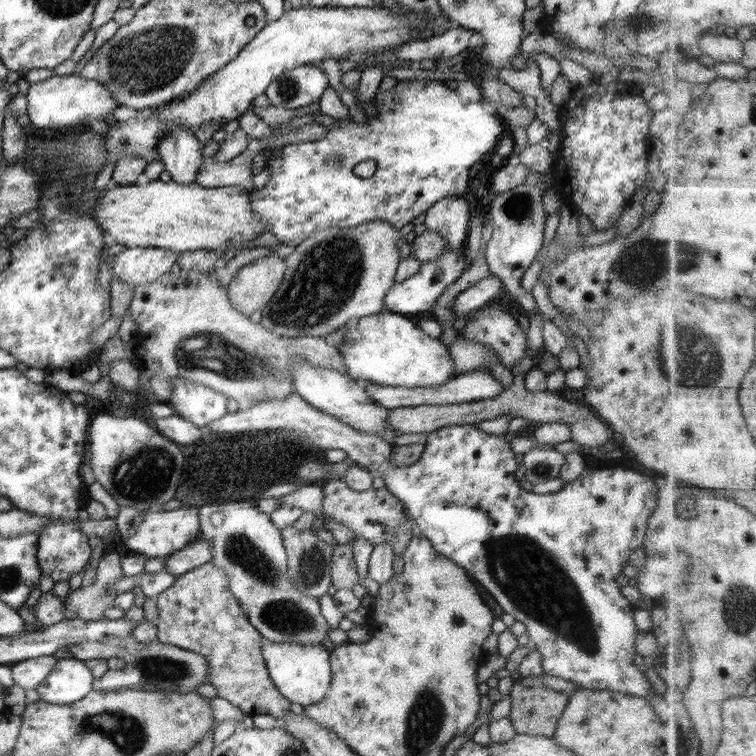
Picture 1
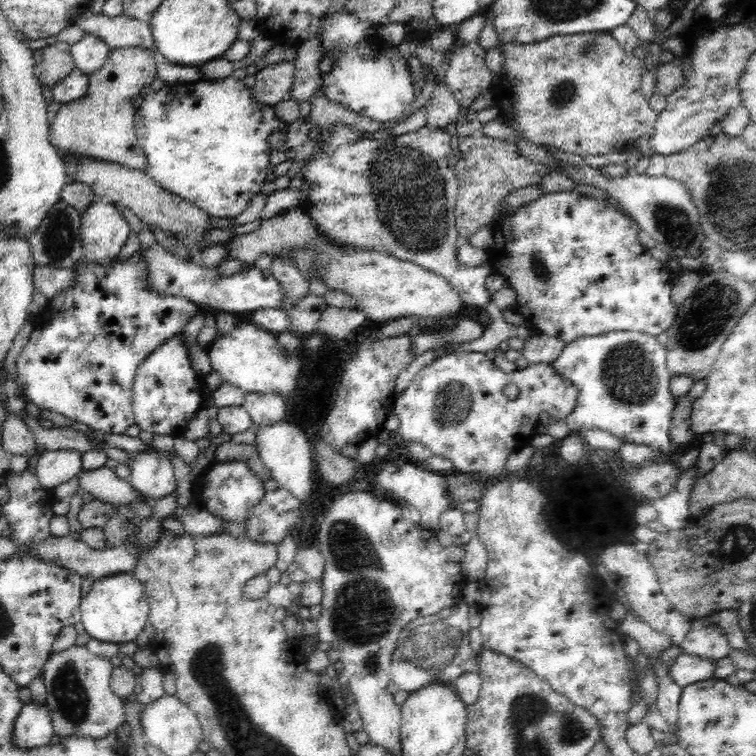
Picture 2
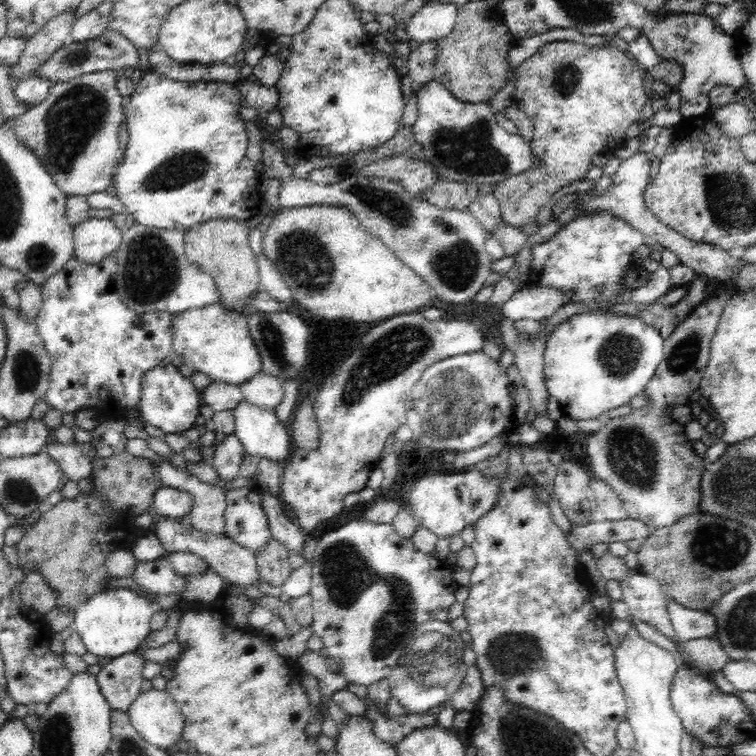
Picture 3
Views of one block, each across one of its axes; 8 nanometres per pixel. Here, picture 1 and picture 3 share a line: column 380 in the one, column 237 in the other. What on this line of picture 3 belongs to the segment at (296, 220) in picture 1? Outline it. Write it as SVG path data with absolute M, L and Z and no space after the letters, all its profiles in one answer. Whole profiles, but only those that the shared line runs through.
M149 70L143 74L143 78L135 84L135 90L130 96L123 97L122 108L126 115L128 140L125 151L125 158L119 160L119 164L114 170L114 189L126 210L135 218L136 223L144 226L151 226L155 229L170 229L185 232L191 226L212 219L234 219L238 221L248 221L254 216L260 214L259 207L264 202L262 192L260 192L261 173L256 170L256 162L247 158L249 146L249 137L246 133L246 121L240 117L240 107L244 105L244 100L240 97L240 91L235 86L226 82L199 81L199 82L175 82L160 74Z

